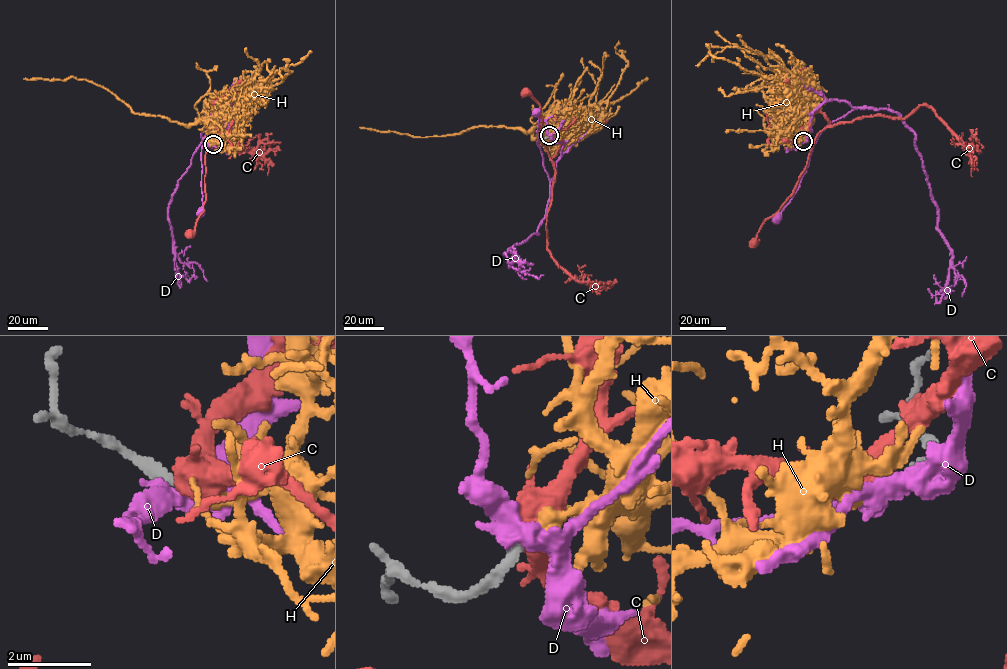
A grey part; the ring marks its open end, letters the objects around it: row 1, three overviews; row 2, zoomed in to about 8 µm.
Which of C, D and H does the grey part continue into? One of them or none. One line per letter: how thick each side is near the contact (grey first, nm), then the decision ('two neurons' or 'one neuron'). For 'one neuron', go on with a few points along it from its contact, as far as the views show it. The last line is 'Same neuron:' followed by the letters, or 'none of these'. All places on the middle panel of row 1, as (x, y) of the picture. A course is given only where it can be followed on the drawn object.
C: 280/550 nm | two neurons
D: 240/320 nm | two neurons
H: 240/360 nm | one neuron | via (549, 135), (555, 131), (533, 137), (531, 132), (518, 128), (481, 126), (460, 133), (413, 137), (360, 127)
Same neuron: H

